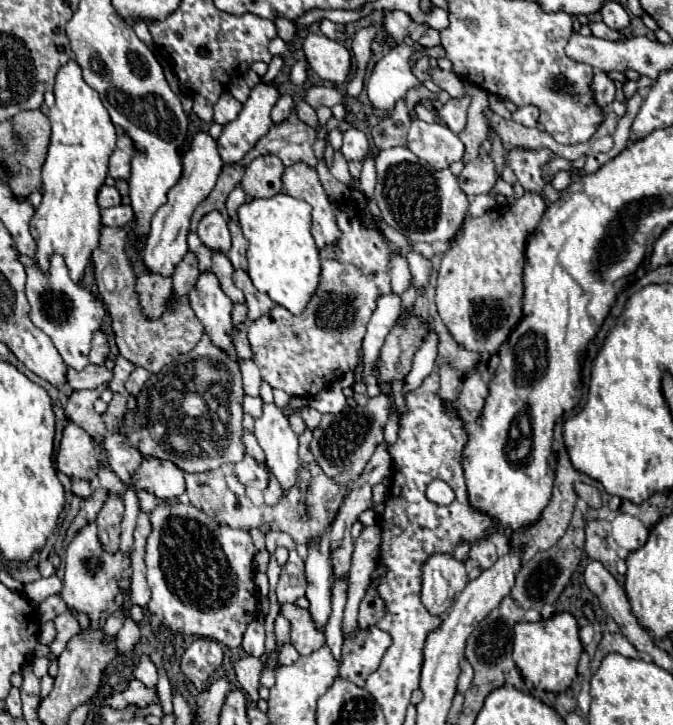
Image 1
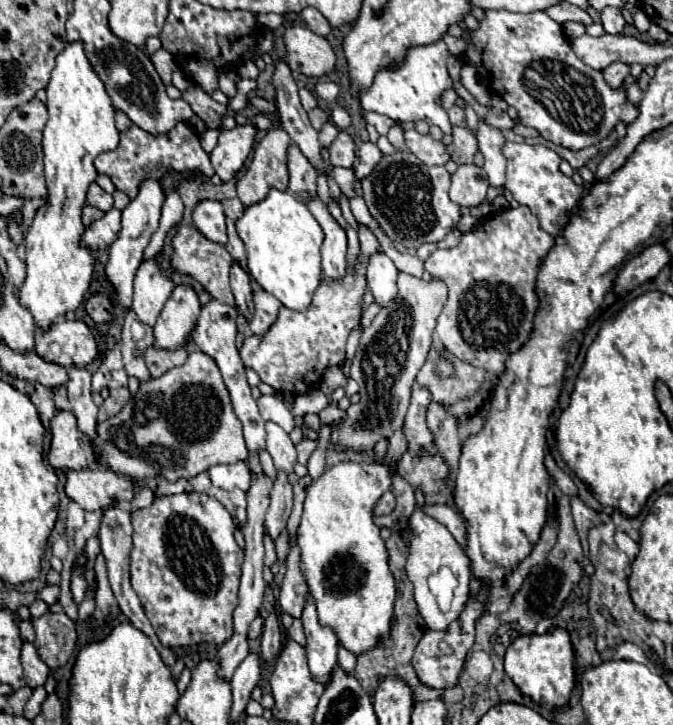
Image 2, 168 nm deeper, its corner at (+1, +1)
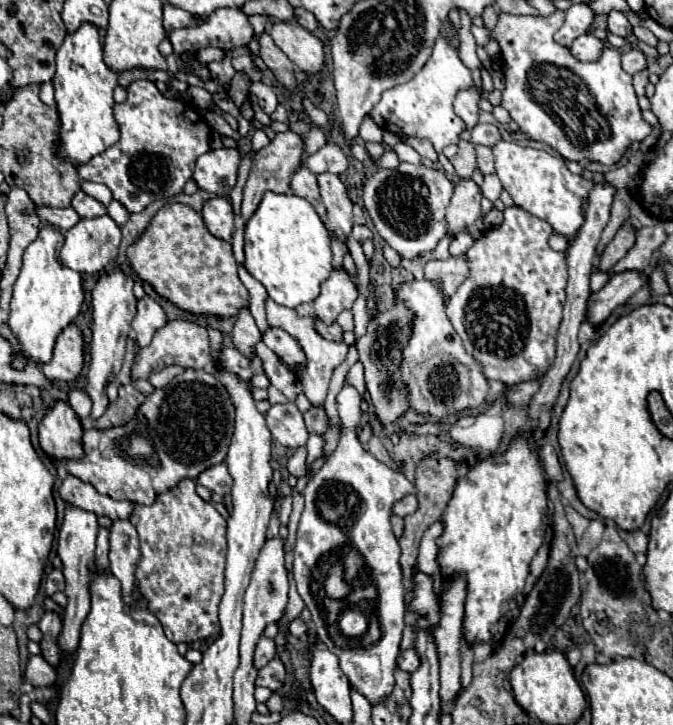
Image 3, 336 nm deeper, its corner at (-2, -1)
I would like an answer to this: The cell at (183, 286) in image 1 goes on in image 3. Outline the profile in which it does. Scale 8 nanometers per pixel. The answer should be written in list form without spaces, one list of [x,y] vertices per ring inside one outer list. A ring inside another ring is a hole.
[[[172,319],[162,329],[158,329],[152,337],[152,343],[138,351],[138,357],[132,367],[132,379],[148,379],[150,373],[160,371],[168,365],[182,365],[190,369],[206,369],[210,363],[210,341],[206,327],[198,325],[192,319]]]

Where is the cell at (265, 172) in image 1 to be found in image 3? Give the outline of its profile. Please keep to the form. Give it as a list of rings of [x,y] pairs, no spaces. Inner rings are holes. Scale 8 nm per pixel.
[[[284,131],[284,133],[276,133],[276,137],[256,153],[254,161],[252,161],[252,169],[248,175],[248,181],[244,185],[244,199],[242,199],[242,217],[250,219],[252,213],[258,209],[262,195],[266,191],[274,191],[274,193],[290,193],[290,179],[292,173],[300,167],[302,163],[302,153],[304,153],[304,141],[300,135],[292,133],[292,131]]]

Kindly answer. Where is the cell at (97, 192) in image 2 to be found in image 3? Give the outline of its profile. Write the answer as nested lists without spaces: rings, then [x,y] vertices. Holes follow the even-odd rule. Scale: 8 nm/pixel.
[[[78,191],[72,199],[72,207],[78,211],[78,215],[82,215],[84,219],[92,219],[92,217],[100,217],[106,215],[106,205],[100,203],[98,199],[86,195],[84,191]]]

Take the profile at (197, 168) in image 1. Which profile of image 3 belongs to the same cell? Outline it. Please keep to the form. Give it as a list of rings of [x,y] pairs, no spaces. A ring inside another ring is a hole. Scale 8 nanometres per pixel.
[[[144,295],[138,301],[138,313],[132,321],[132,327],[136,331],[136,341],[140,347],[146,347],[152,341],[154,331],[158,331],[166,323],[166,311],[164,307],[150,295]]]

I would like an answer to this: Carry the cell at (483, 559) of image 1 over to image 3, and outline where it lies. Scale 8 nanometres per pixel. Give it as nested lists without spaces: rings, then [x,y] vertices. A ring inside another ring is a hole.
[[[344,385],[342,391],[338,393],[338,415],[342,423],[342,435],[336,451],[332,457],[326,459],[324,467],[308,481],[304,487],[302,495],[306,499],[304,513],[300,519],[298,535],[296,535],[296,545],[294,545],[294,581],[298,585],[298,593],[304,599],[306,607],[312,613],[312,623],[316,627],[318,639],[326,643],[326,647],[338,655],[340,659],[340,669],[346,673],[350,683],[368,697],[368,701],[380,703],[384,701],[394,687],[394,667],[396,667],[396,657],[400,653],[400,637],[404,629],[404,585],[402,585],[402,571],[400,571],[400,547],[396,547],[396,541],[388,541],[388,515],[390,507],[394,501],[406,497],[406,495],[416,495],[416,487],[400,473],[394,471],[392,467],[384,465],[376,457],[372,457],[364,447],[356,441],[354,427],[360,423],[362,411],[360,411],[360,395],[356,393],[354,387]],[[336,577],[344,579],[344,585],[338,587],[340,593],[348,595],[344,599],[334,599],[328,593],[328,579],[336,581]],[[370,625],[376,625],[380,631],[380,637],[376,641],[366,643],[364,635],[368,633]]]

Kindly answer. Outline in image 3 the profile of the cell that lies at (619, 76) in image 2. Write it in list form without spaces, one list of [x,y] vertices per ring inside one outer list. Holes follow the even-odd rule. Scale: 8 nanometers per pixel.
[[[630,49],[626,53],[622,53],[622,69],[630,75],[634,75],[636,71],[646,69],[646,57],[642,51],[638,49]]]

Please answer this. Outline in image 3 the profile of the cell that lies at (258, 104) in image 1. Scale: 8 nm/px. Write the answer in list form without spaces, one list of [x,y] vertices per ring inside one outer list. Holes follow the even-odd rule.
[[[216,149],[208,151],[196,161],[194,181],[200,189],[216,195],[226,195],[232,191],[238,179],[240,151],[238,149]]]

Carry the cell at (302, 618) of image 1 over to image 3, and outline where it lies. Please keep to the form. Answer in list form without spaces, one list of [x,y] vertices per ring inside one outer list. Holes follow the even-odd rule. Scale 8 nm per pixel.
[[[296,617],[296,619],[290,623],[290,633],[292,633],[292,637],[296,637],[296,639],[302,639],[302,637],[308,635],[308,625],[304,623],[302,617]]]

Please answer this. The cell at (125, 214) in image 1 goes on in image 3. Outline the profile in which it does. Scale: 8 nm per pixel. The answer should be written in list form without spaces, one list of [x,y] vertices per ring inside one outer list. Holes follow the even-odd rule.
[[[34,205],[36,215],[40,217],[42,223],[54,225],[60,231],[68,231],[70,227],[78,225],[78,221],[82,221],[82,217],[74,211],[74,207],[50,207],[50,205]]]

